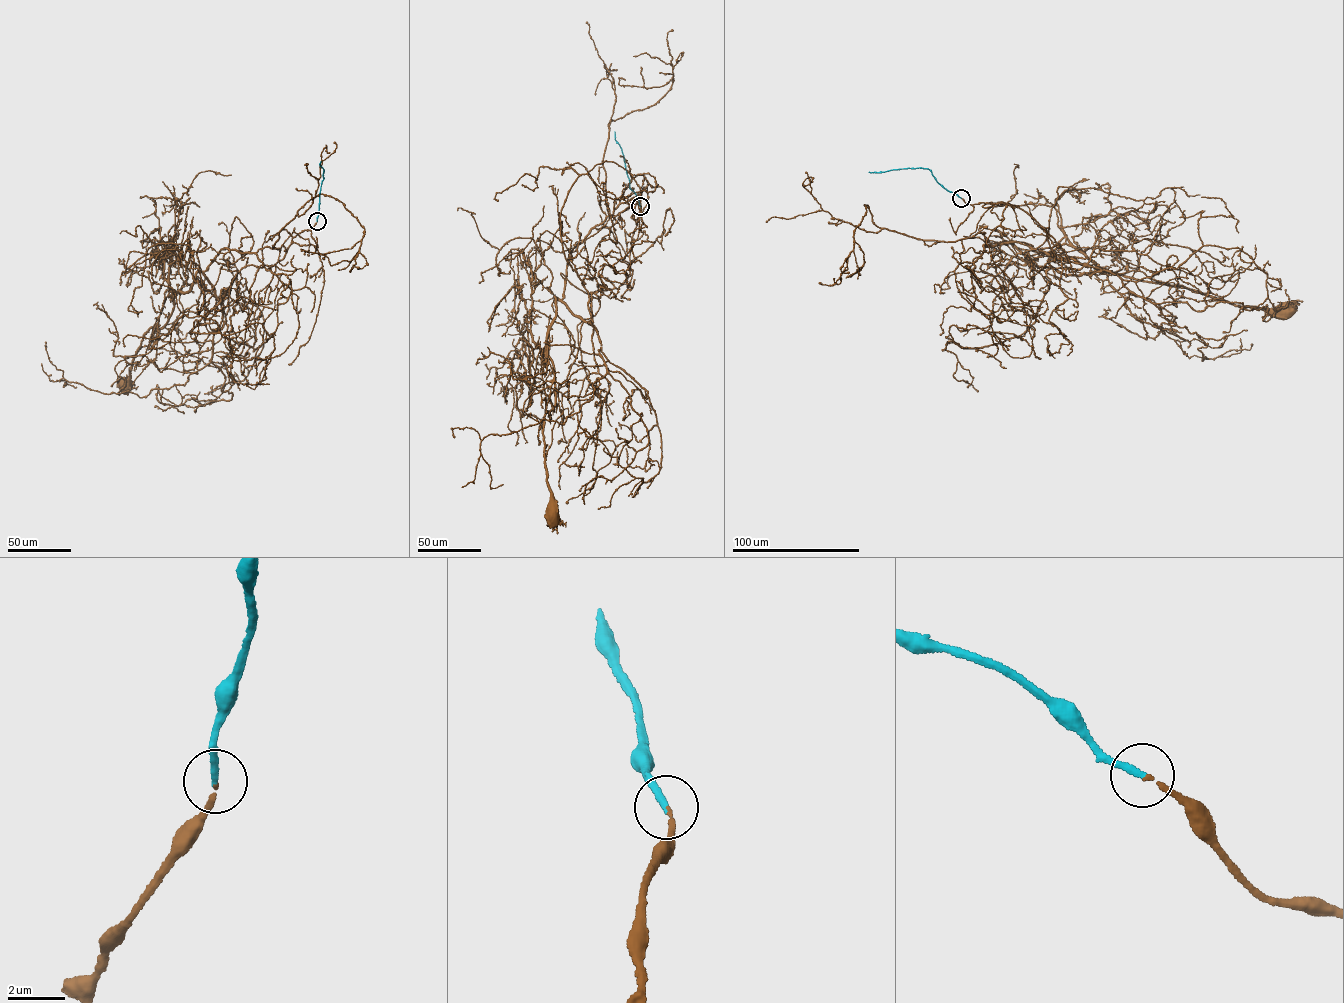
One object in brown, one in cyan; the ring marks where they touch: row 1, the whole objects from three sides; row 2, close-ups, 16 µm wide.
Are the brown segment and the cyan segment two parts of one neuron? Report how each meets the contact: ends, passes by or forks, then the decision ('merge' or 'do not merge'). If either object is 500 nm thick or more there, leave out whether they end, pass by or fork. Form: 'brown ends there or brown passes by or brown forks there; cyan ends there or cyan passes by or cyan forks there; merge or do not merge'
brown ends there; cyan ends there; merge

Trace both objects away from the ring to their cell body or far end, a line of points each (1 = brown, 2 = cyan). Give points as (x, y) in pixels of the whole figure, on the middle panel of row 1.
1: (640, 206), (630, 276), (617, 288), (593, 293), (591, 319), (581, 328), (545, 459), (550, 512)
2: (640, 206), (630, 187), (614, 131)

